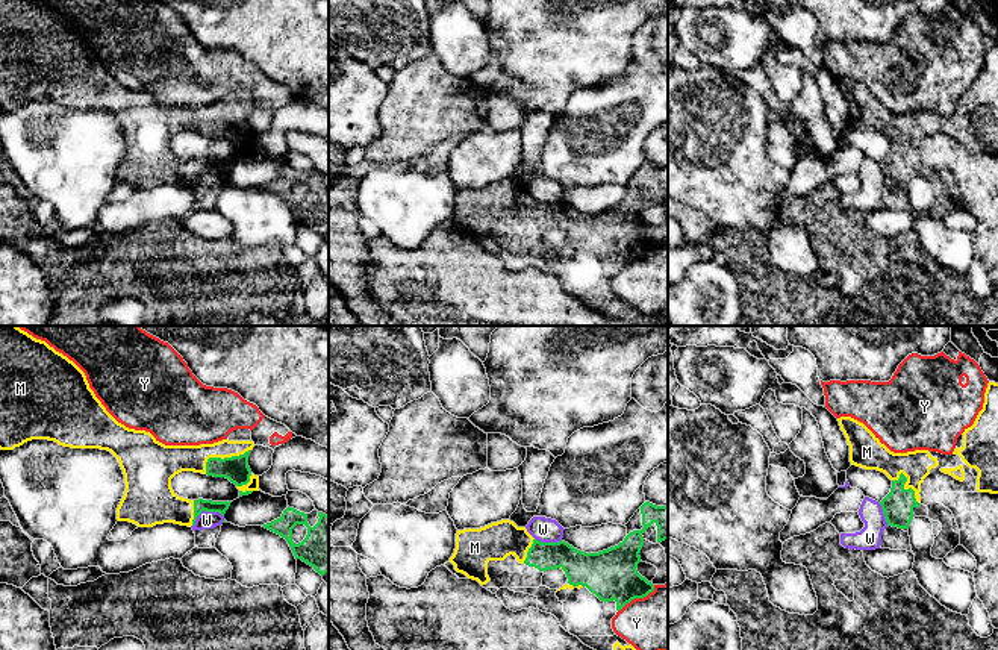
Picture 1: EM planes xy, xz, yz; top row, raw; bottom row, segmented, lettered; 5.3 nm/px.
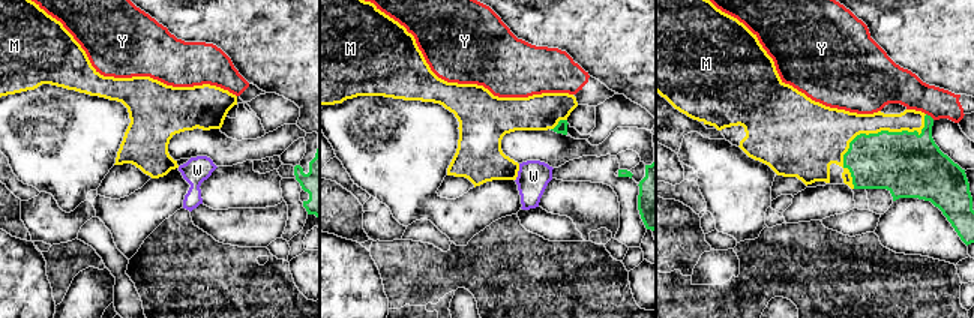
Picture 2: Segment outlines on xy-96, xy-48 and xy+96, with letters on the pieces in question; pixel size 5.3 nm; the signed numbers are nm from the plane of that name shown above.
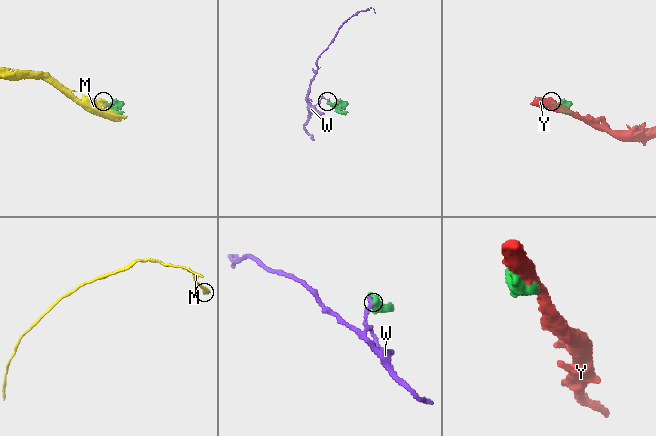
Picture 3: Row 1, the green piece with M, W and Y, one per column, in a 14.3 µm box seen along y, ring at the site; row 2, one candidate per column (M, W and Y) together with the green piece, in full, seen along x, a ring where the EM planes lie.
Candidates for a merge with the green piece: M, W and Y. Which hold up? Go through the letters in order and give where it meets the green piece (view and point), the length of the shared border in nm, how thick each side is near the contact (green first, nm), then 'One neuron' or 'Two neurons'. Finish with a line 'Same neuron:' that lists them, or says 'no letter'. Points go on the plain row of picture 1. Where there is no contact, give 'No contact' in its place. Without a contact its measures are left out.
M: Touches green at xy (220, 118). Shared border 280 nm. Thickness 140 nm (green) against 160 nm. One neuron
W: Touches green at xy (205, 170). Shared border 180 nm. Thickness 70 nm (green) against 100 nm. Two neurons
Y: Touches green at xz (638, 258). Shared border 240 nm. Thickness 280 nm (green) against 340 nm. Two neurons
Same neuron: M

